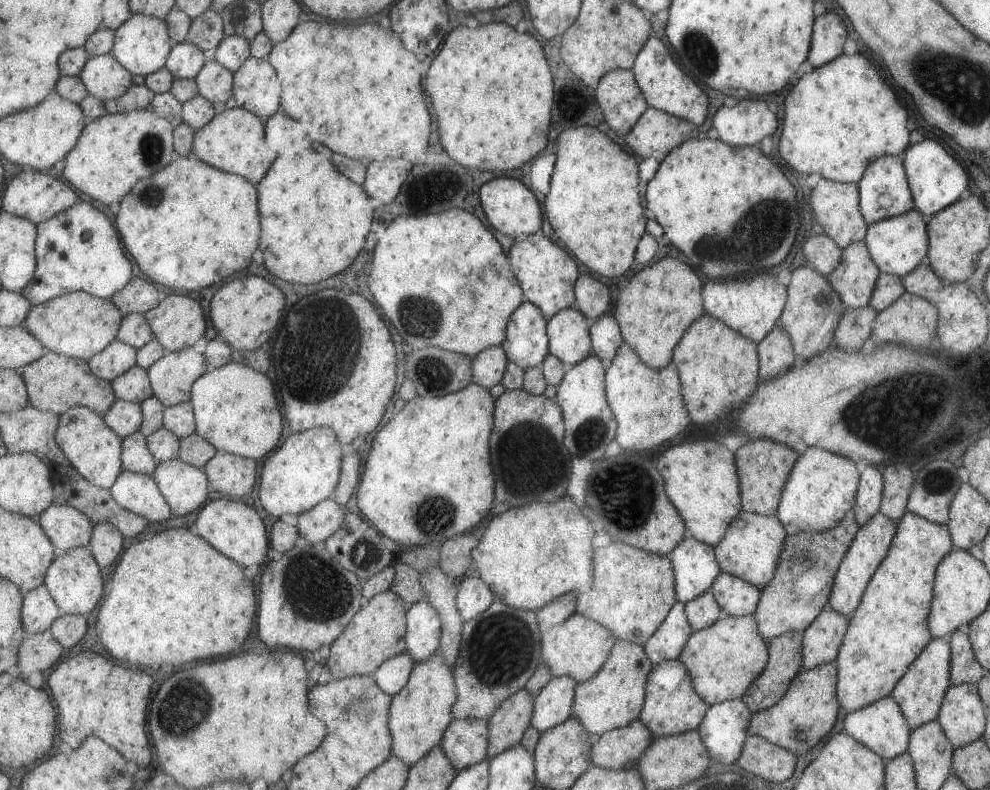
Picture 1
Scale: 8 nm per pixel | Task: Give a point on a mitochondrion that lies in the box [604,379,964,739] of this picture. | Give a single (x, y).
(865, 417)

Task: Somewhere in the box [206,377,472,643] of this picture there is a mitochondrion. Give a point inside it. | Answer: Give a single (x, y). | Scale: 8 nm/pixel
(327, 601)

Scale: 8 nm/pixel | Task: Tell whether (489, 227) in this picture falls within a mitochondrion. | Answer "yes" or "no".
no

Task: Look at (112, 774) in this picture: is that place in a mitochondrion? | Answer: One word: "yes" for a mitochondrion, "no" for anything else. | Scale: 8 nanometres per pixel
yes

